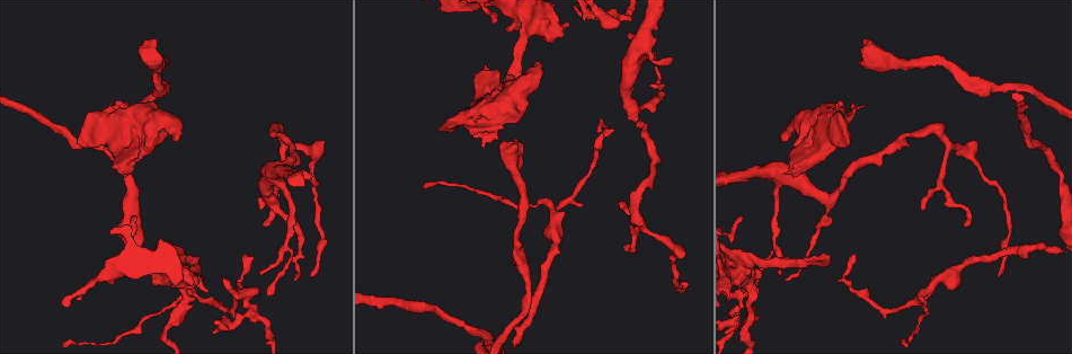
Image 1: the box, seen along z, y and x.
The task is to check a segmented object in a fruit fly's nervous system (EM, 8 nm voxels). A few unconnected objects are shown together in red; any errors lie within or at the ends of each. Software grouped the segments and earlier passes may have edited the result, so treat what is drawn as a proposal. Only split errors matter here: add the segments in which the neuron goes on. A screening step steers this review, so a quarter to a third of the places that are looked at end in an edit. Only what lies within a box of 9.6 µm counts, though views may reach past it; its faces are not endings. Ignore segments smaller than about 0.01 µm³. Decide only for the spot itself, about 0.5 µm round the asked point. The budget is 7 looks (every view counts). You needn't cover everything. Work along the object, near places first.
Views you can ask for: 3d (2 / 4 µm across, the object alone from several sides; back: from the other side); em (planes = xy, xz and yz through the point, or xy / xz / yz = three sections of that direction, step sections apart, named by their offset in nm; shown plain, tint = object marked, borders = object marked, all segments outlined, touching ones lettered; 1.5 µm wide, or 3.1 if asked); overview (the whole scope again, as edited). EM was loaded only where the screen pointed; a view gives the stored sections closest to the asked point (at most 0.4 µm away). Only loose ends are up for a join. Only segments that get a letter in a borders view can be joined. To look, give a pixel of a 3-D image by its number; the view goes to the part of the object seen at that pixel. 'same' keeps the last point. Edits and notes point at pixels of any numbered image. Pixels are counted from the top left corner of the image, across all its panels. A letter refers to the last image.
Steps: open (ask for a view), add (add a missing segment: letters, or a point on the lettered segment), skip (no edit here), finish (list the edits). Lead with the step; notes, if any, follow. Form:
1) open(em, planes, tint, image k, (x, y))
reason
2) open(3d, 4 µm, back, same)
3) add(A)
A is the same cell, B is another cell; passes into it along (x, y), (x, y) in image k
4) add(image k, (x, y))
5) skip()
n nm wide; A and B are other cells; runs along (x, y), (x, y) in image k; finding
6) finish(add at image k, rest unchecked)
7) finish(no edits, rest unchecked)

open(3d, 2 µm, back, image 1, (261, 208))

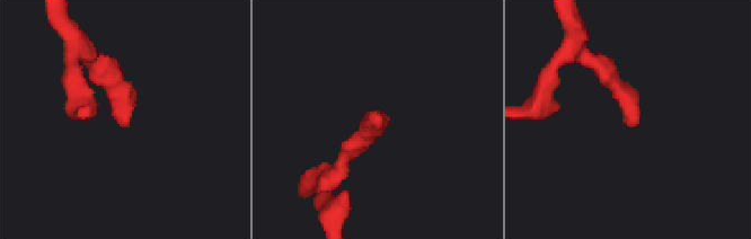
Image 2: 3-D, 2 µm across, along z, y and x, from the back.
open(em, planes, borders, image 2, (120, 123))

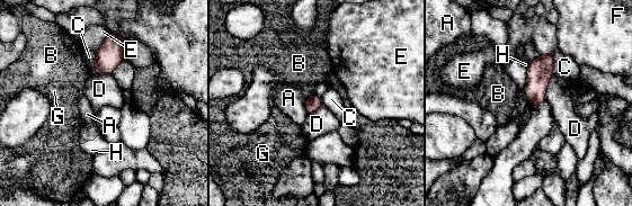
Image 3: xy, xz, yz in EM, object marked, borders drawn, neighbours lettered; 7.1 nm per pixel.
skip()
A, B, C, D, E, F, G and H are other cells; border along (553, 74), (548, 84), (544, 100) in image 3; none of them fits

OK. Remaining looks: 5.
open(em, planes, borders, image 1, (851, 140))
thick end

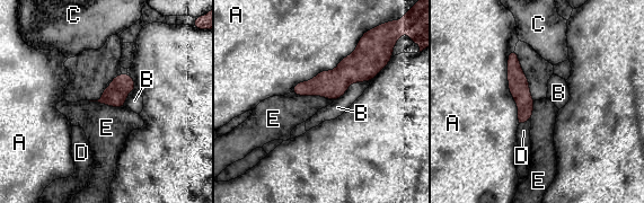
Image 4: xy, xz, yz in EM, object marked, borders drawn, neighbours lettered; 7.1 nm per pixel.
add(D)
D is the same cell, A, B, C and E are other cells; passes into it along (519, 88), (523, 122), (523, 131) in image 4; it goes on there

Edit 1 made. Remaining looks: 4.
open(3d, 2 µm, image 1, (485, 65))
branch stops here

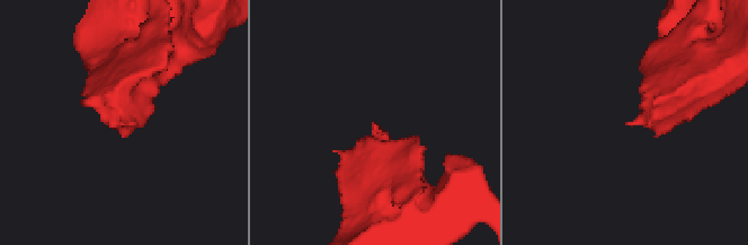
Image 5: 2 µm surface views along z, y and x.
open(em, yz, step 4, tint, image 5, (372, 125))
shape alone is not enough

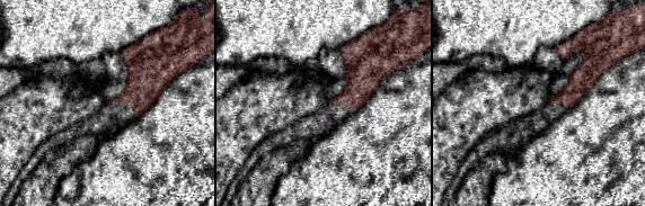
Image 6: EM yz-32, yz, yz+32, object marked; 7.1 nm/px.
open(em, planes, borders, same)

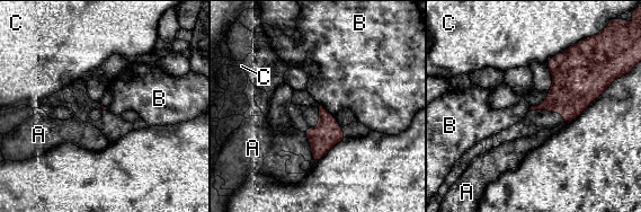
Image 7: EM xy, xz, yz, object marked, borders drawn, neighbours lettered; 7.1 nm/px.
skip()
A, B and C are other cells; border along (531, 106), (528, 109) in image 7; no lettered segment goes on from it

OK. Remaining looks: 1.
finish(add at image 4, rest unchecked)

